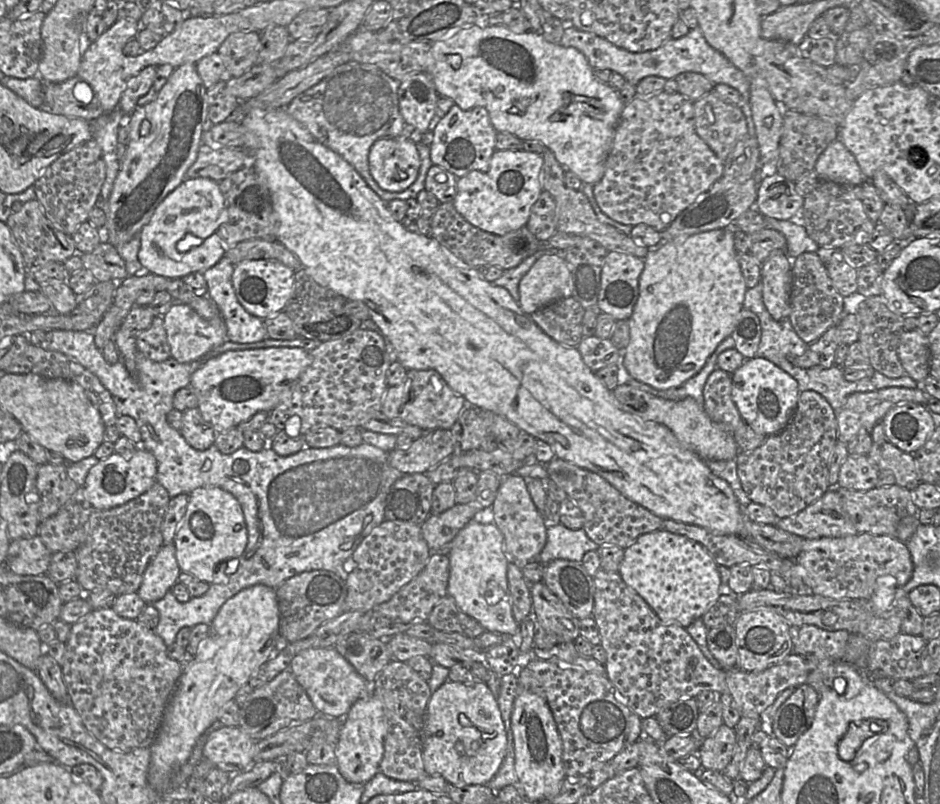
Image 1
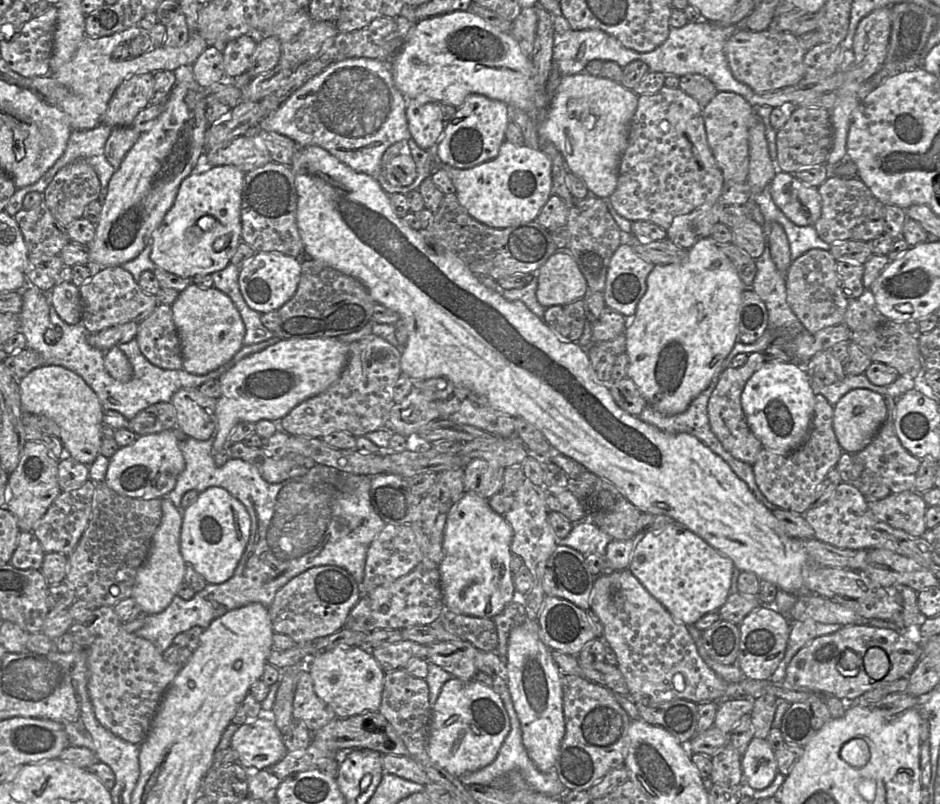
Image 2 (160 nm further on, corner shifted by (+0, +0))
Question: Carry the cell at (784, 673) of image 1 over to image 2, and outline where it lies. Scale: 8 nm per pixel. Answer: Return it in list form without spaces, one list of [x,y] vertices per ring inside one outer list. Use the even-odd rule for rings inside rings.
[[[870,625],[843,626],[838,632],[817,637],[801,648],[789,662],[783,684],[807,688],[815,694],[834,695],[841,700],[853,700],[865,692],[908,677],[923,656],[921,644],[917,636],[906,636],[893,629]],[[872,647],[883,649],[891,663],[888,674],[881,680],[869,677],[864,667],[864,656]]]

